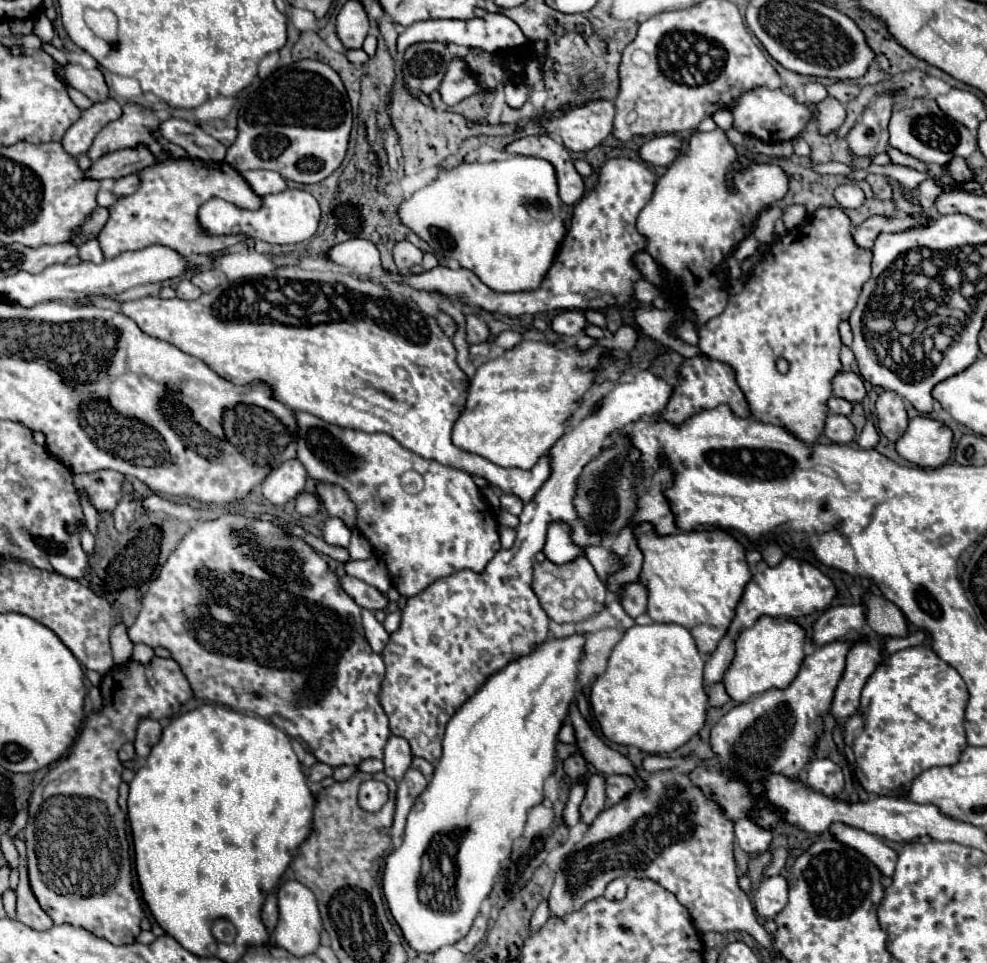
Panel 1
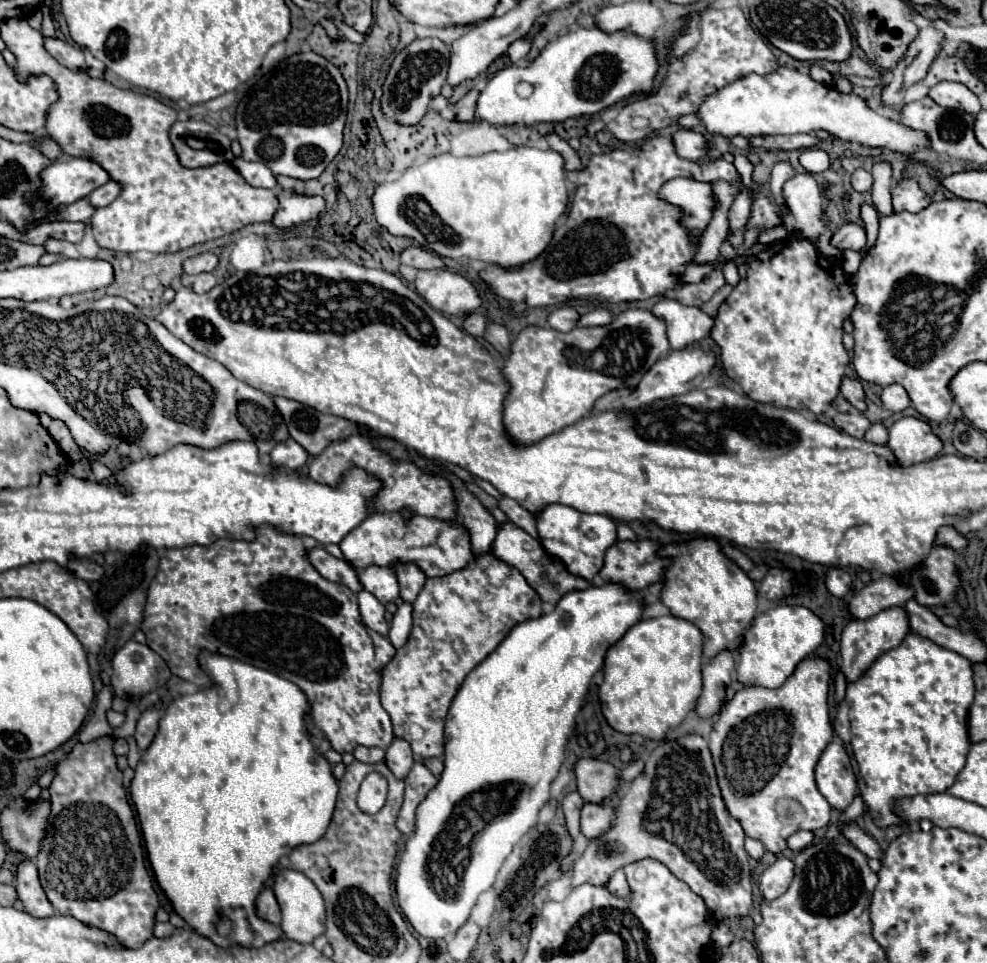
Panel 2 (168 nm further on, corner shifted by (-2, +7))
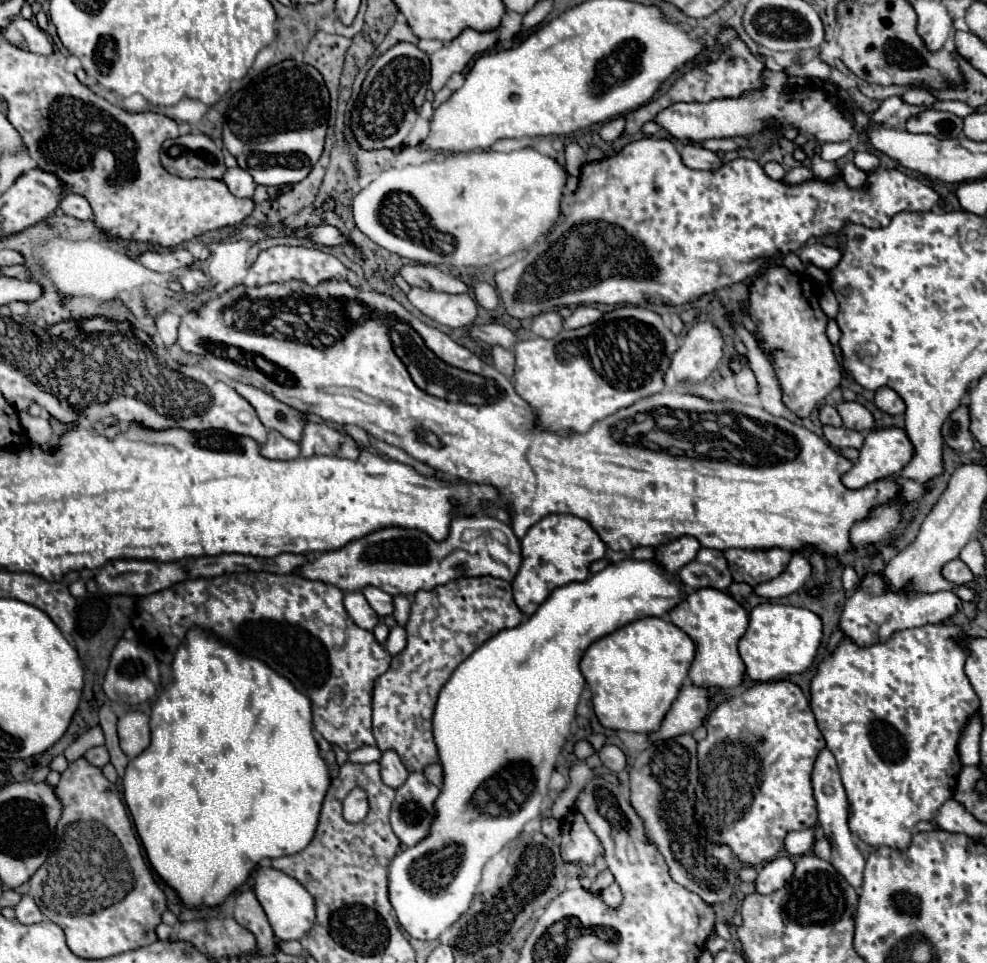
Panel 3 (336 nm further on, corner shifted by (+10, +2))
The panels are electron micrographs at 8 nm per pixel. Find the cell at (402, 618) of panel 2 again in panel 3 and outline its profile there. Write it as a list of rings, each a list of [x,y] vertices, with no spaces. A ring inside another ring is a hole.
[[[394,626],[394,628],[390,630],[390,636],[388,636],[384,648],[394,656],[394,654],[398,654],[404,646],[406,646],[406,632],[404,632],[402,626]]]

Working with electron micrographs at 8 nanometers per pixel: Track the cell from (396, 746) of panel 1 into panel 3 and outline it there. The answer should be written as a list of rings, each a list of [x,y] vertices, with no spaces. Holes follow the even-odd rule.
[[[394,750],[382,752],[380,774],[382,774],[382,782],[390,788],[398,788],[408,778],[408,770],[404,768],[404,764],[400,762],[400,758]]]

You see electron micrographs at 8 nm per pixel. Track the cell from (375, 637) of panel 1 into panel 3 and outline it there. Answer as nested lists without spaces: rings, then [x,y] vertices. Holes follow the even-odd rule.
[[[346,592],[344,596],[344,606],[346,612],[350,614],[350,618],[356,622],[356,626],[364,628],[364,630],[374,630],[374,626],[378,624],[378,614],[370,608],[368,600],[360,594],[360,592]]]

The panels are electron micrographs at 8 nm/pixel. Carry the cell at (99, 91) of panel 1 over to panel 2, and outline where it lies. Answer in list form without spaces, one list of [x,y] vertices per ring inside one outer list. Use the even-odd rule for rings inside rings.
[[[44,37],[44,47],[62,65],[66,65],[70,69],[86,69],[84,53],[82,53],[80,47],[70,45],[70,43],[56,39],[56,37]]]

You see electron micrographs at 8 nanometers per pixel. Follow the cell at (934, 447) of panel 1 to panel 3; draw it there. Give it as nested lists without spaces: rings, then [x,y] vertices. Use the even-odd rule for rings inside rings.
[[[902,428],[872,430],[866,434],[866,442],[860,448],[860,458],[854,462],[852,470],[848,470],[842,476],[842,482],[848,488],[862,488],[862,486],[866,486],[878,478],[884,478],[888,474],[898,474],[912,460],[912,456],[914,456],[914,446]]]

